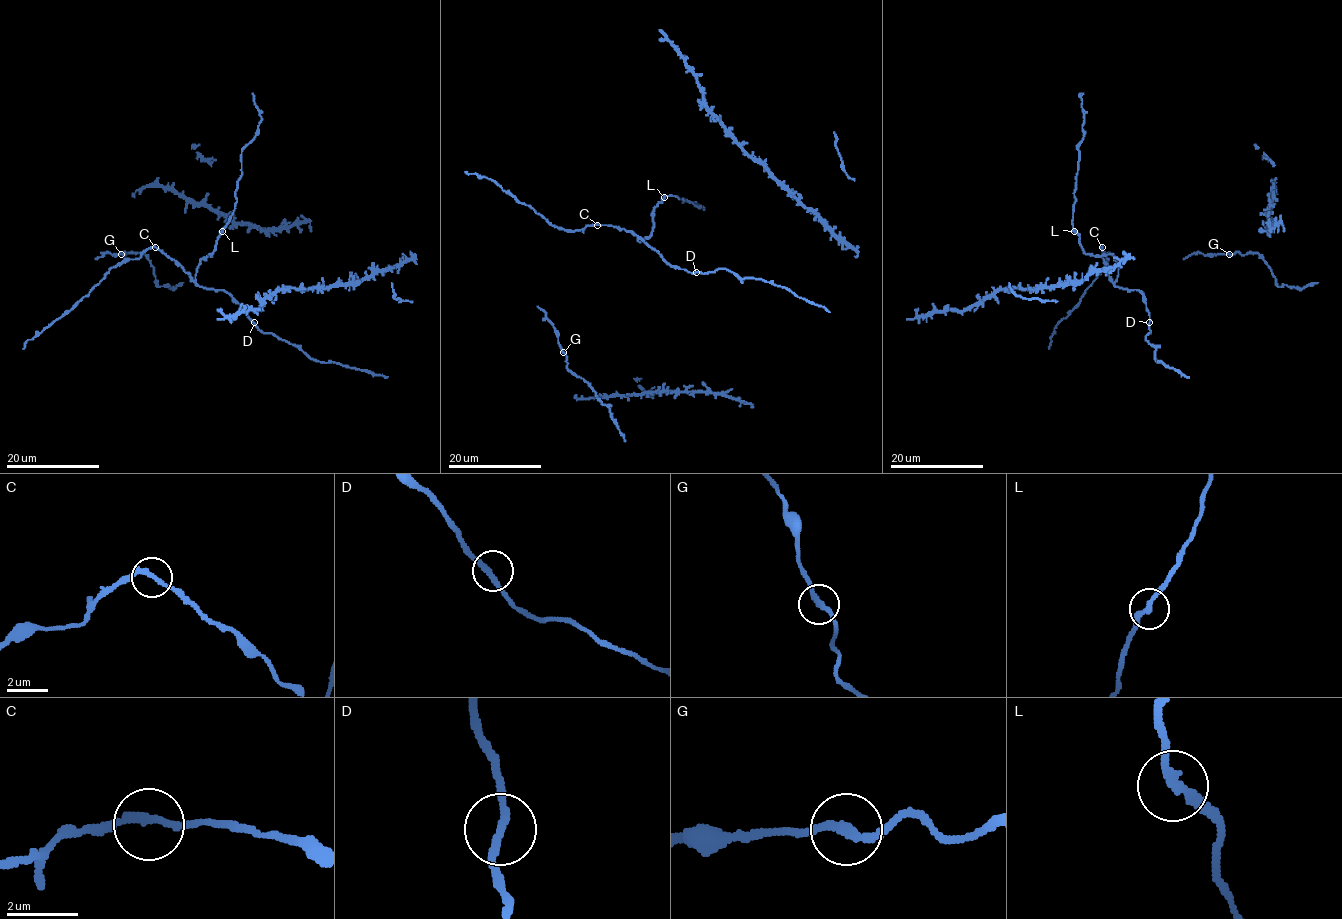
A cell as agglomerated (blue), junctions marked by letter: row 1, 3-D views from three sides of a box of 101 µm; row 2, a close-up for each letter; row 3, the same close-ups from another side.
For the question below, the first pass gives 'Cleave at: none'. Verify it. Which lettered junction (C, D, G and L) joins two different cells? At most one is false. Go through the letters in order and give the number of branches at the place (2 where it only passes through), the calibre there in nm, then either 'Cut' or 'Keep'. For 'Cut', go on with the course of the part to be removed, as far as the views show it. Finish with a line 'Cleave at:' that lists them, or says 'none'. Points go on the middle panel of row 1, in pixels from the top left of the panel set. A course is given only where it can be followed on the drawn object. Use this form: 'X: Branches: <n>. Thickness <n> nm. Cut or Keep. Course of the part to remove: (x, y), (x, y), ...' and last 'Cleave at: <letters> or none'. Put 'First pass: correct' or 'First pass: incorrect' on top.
First pass: correct
C: Branches: 2. Thickness 220 nm. Keep
D: Branches: 2. Thickness 220 nm. Keep
G: Branches: 2. Thickness 240 nm. Keep
L: Branches: 2. Thickness 240 nm. Keep
Cleave at: none

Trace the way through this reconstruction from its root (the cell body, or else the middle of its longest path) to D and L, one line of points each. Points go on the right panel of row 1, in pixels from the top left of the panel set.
D: (1103, 258), (1109, 278), (1116, 286), (1137, 289), (1142, 295), (1149, 322)
L: (1103, 258), (1113, 282), (1118, 274), (1117, 260), (1111, 254), (1087, 254), (1074, 231)

